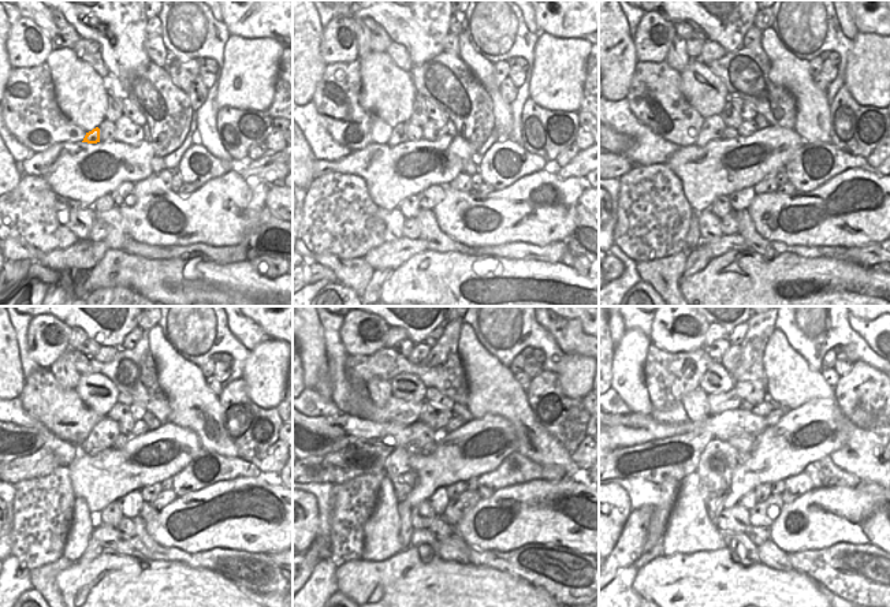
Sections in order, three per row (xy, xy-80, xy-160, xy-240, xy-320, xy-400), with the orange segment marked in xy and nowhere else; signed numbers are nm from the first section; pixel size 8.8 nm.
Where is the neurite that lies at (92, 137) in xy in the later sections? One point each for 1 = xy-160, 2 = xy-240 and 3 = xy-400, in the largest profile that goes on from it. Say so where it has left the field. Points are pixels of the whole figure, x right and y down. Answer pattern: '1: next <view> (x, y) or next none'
1: next xy-160 (712, 129)
2: next xy-240 (104, 434)
3: next xy-400 (744, 442)

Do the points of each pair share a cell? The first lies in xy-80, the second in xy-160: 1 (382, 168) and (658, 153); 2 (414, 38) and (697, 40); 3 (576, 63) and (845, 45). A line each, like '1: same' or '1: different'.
1: different
2: different
3: different

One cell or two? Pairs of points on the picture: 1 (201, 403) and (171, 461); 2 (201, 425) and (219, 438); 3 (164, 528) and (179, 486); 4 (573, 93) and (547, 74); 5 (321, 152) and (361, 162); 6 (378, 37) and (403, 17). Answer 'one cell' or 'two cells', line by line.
1: two cells
2: one cell
3: two cells
4: one cell
5: two cells
6: two cells

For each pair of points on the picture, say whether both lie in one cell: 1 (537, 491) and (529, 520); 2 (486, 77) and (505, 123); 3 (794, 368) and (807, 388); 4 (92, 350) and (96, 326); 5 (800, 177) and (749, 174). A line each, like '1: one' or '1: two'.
1: one
2: one
3: one
4: two
5: two

